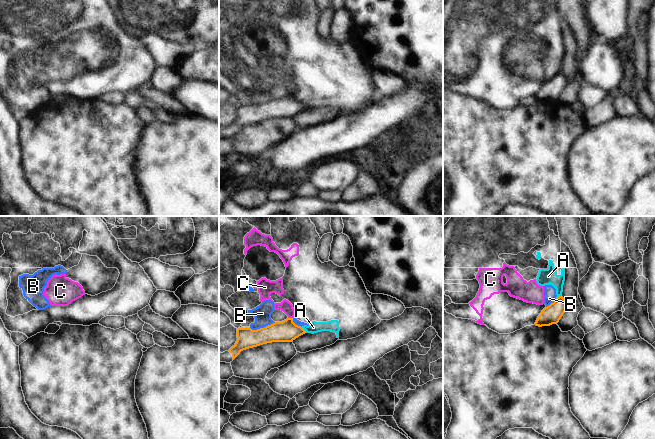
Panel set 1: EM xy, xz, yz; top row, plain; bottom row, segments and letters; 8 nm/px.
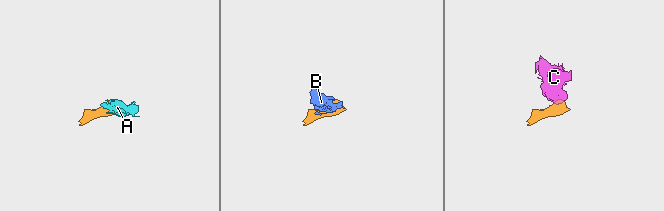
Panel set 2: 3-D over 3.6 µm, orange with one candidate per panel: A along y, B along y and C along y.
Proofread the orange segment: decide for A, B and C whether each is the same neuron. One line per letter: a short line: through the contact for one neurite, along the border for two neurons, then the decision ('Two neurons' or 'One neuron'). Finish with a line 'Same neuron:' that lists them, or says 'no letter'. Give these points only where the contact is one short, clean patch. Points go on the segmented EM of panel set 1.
A: Line: xz (301, 327), (306, 332). Two neurons
B: Line: xz (275, 322), (256, 329), (250, 328). Two neurons
C: Line: xz (288, 317), (292, 318). Two neurons
Same neuron: no letter.

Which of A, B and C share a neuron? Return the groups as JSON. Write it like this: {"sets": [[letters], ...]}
{"sets": [["A", "B", "C"]]}

